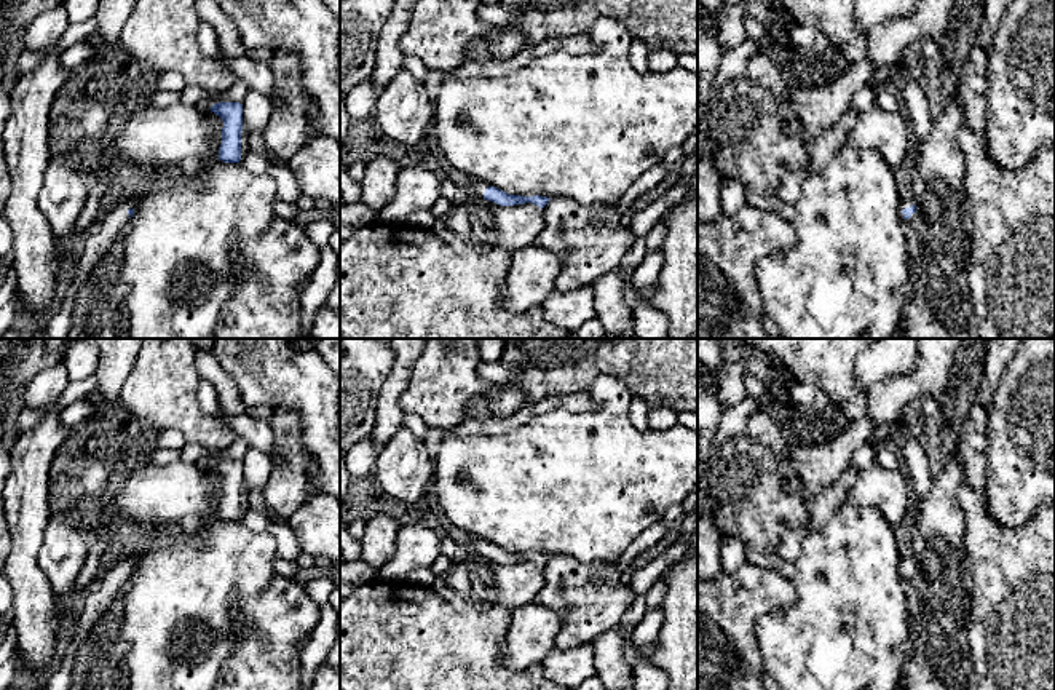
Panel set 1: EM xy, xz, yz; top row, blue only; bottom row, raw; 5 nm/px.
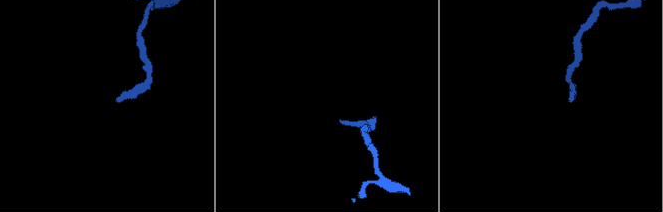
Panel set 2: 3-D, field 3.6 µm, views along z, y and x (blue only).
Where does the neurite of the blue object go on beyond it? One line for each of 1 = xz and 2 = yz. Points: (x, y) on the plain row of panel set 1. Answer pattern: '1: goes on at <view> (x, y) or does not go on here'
1: goes on at xz (478, 545)
2: goes on at yz (902, 531)

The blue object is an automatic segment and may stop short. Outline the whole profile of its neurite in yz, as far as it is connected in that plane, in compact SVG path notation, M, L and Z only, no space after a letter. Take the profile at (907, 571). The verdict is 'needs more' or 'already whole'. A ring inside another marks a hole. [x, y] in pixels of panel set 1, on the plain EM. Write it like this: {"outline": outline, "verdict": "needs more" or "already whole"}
{"outline": "M907 513L905 518L892 527L900 554L902 554L899 573L905 585L916 573L916 559L911 551L911 533L915 529L915 518L916 518L915 514Z", "verdict": "needs more"}

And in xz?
{"outline": "M472 538L469 546L476 551L476 554L493 559L500 564L533 561L543 567L551 557L547 554L539 554L539 553L535 553L535 554L509 553L509 551L506 551L496 545L492 545L482 538Z", "verdict": "needs more"}

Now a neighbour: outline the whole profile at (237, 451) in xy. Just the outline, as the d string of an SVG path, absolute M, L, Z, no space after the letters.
M236 438L228 447L222 449L219 454L204 455L201 457L195 465L200 470L209 470L214 462L219 460L239 460L243 462L246 452L249 449L249 444L243 438Z

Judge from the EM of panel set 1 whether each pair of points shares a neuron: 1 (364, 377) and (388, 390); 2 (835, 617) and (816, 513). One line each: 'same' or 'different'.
1: different
2: different

